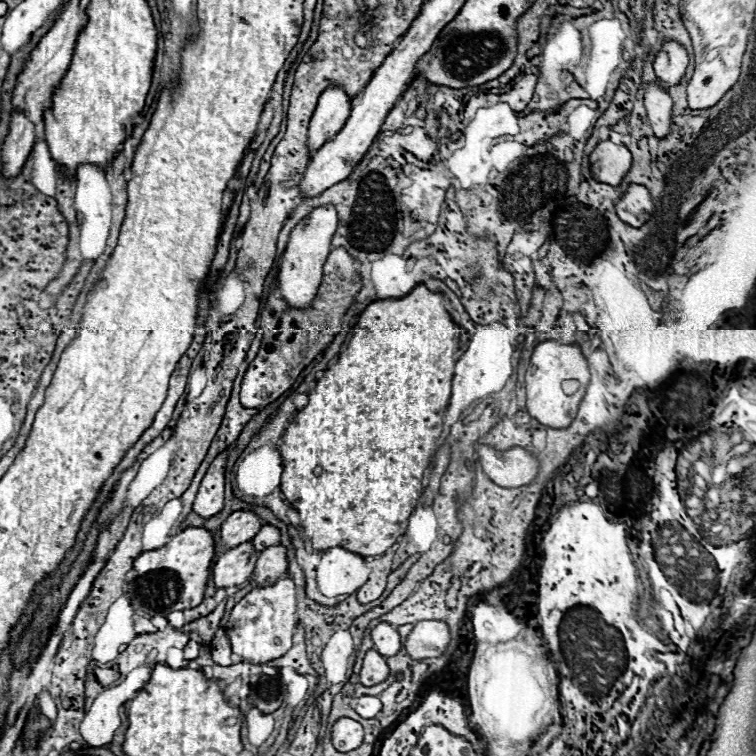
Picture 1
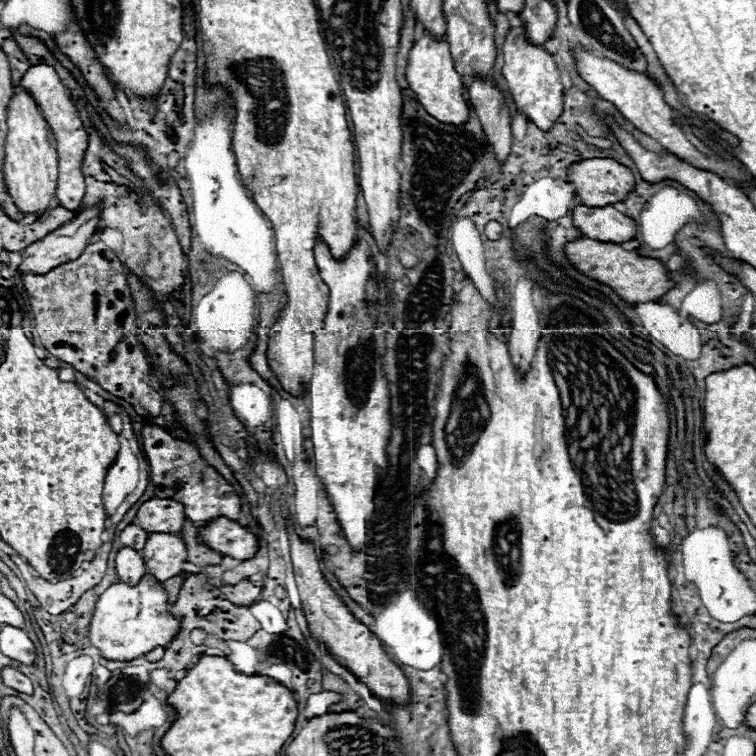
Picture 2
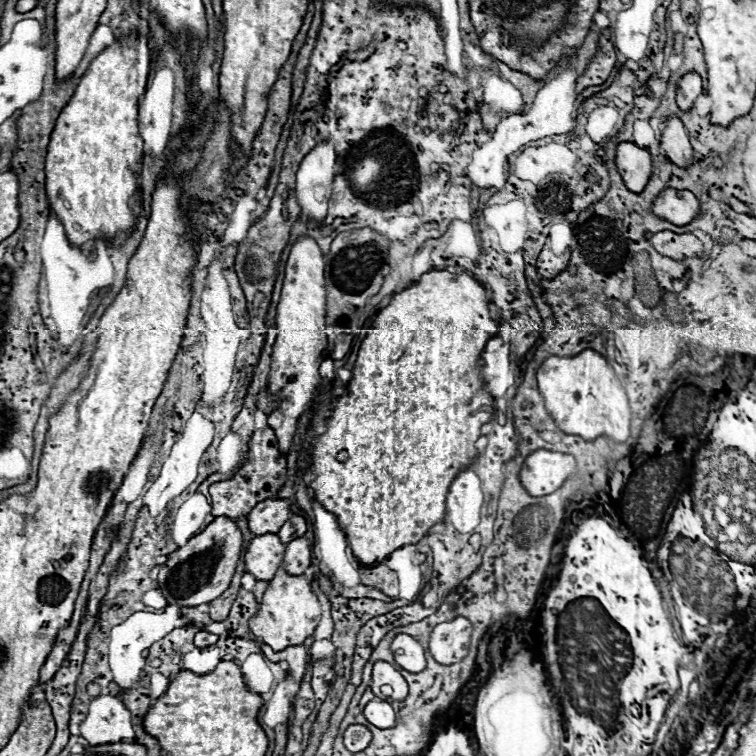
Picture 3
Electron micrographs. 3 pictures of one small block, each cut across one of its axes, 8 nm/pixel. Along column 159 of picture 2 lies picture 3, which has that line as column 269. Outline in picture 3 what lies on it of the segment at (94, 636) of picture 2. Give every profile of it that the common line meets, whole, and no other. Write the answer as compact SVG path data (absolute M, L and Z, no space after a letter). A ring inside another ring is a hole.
M278 570L268 582L256 616L250 618L250 632L254 638L280 652L288 646L300 646L308 636L312 636L316 624L320 622L320 616L320 602L312 592L310 582L304 576L290 576L284 570Z

